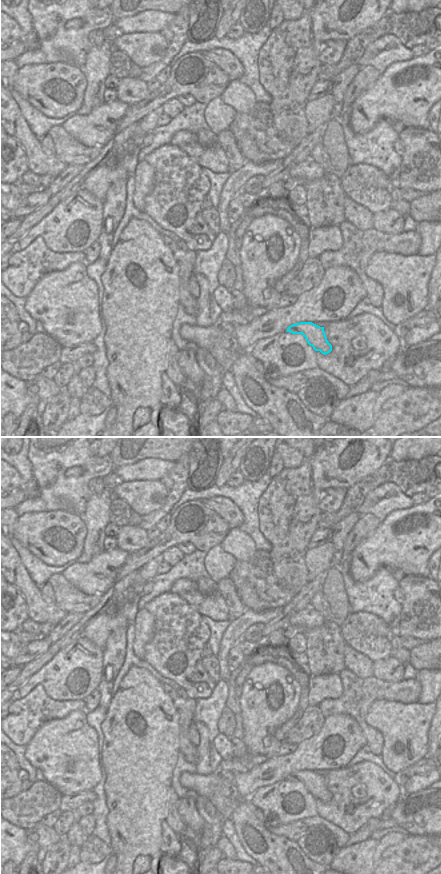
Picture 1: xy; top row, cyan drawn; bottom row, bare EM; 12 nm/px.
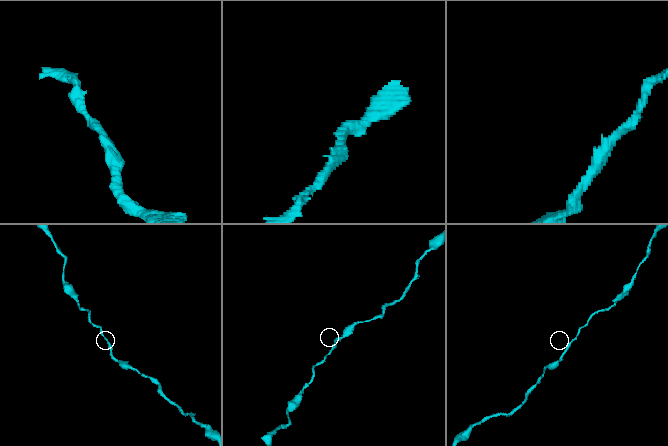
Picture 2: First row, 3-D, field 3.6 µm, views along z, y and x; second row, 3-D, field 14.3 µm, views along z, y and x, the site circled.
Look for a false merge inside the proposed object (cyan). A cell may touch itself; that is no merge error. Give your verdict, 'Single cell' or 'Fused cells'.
Single cell

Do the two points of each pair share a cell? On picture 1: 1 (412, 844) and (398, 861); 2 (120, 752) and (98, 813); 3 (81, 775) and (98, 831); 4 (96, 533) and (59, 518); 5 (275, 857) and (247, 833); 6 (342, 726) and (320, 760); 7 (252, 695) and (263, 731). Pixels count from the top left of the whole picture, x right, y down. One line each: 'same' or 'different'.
1: same
2: different
3: different
4: different
5: same
6: same
7: same

